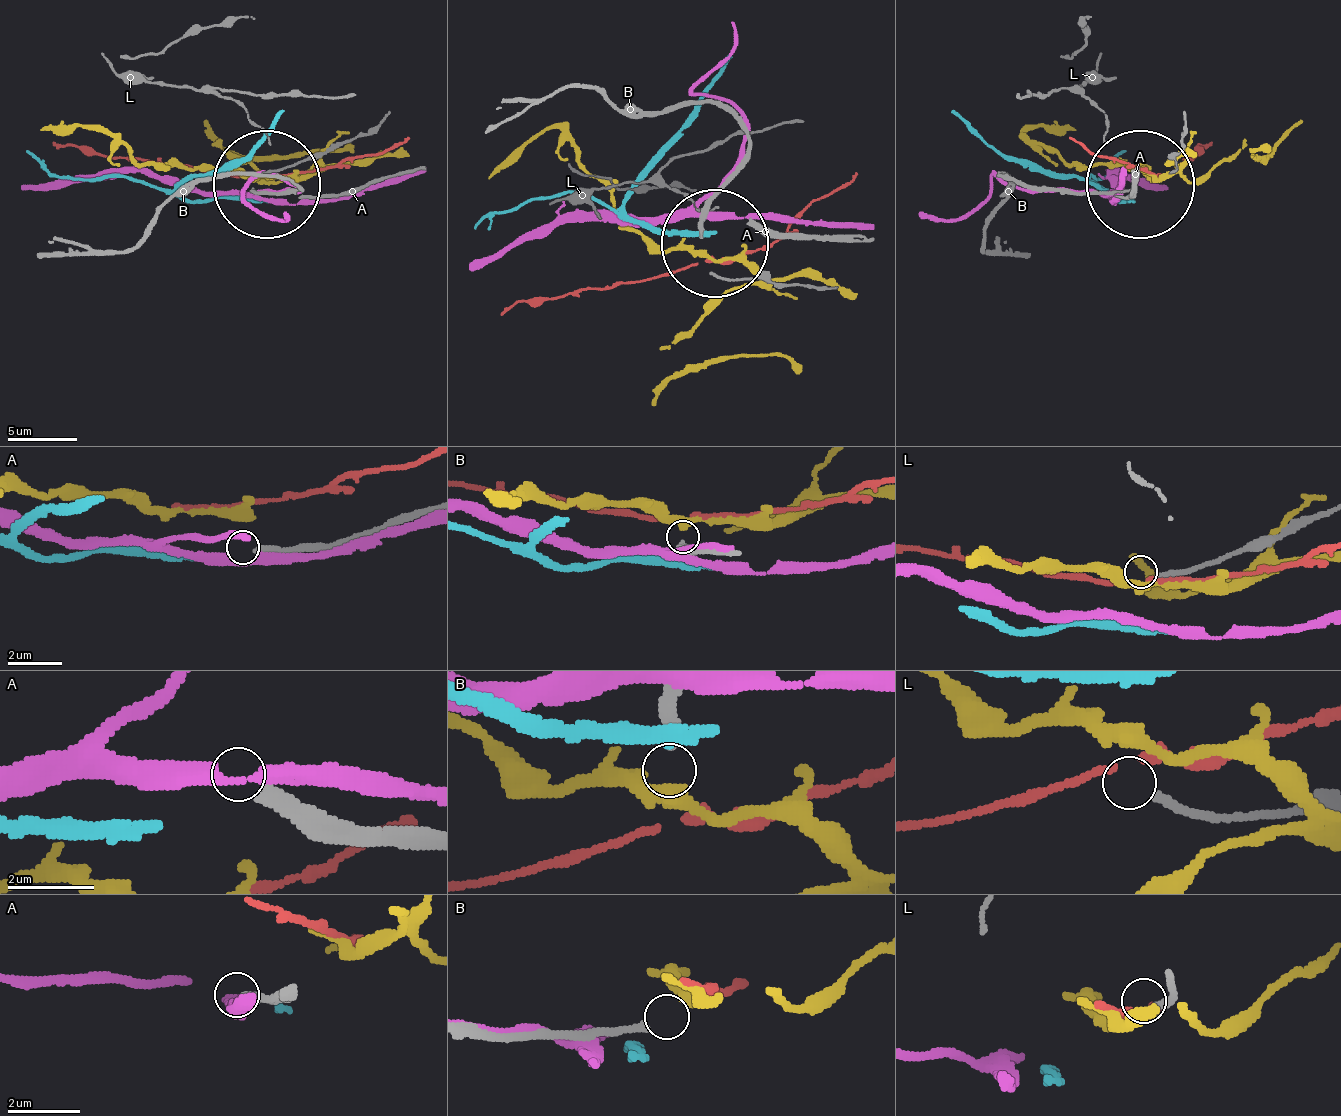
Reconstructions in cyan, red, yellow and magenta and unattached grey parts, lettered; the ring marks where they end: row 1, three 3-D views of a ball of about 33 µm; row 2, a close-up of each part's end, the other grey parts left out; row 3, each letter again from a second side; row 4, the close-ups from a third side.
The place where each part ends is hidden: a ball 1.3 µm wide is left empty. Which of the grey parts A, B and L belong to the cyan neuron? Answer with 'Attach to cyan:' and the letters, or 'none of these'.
Attach to cyan: none of these

